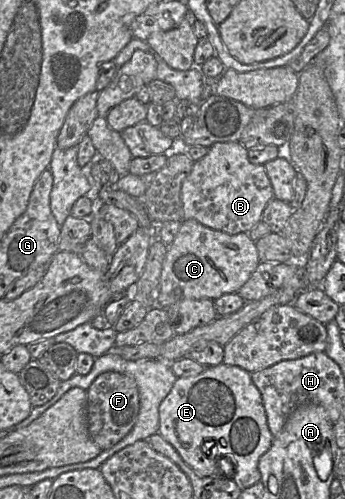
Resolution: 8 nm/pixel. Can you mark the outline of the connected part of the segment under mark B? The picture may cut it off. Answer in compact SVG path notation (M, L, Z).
M241 142L215 143L208 148L209 151L207 155L204 156L202 159L194 162L191 173L187 176L182 184L181 200L183 203L184 220L195 220L210 229L223 231L231 235L236 235L239 233L248 234L248 232L253 229L253 227L255 227L260 221L262 221L262 214L266 205L271 199L274 198L272 184L270 182L268 173L266 172L266 168L264 165L255 165L250 162L248 150Z

